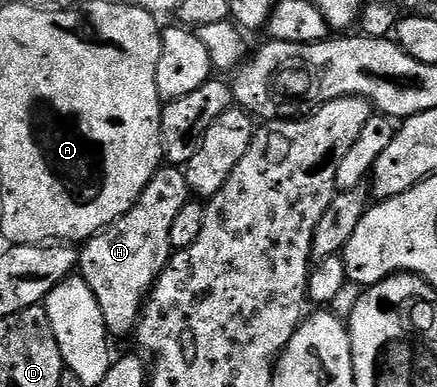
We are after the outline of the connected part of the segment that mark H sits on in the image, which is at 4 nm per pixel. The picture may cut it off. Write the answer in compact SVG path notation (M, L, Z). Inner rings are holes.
M162 166L151 178L151 182L147 182L143 194L139 194L135 206L131 206L127 214L84 241L79 252L79 275L85 279L87 286L91 286L91 294L95 294L95 302L99 302L103 310L103 322L110 337L125 336L128 332L130 335L136 329L149 291L155 286L161 271L169 265L169 258L175 251L171 246L171 225L175 223L179 210L183 210L183 206L190 203L190 200L191 193L184 171L177 166Z

